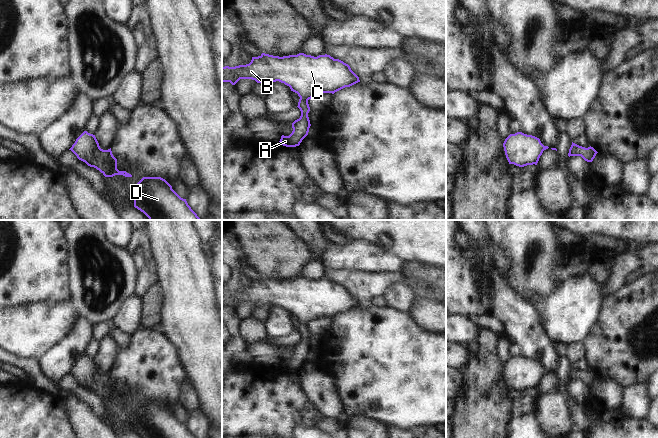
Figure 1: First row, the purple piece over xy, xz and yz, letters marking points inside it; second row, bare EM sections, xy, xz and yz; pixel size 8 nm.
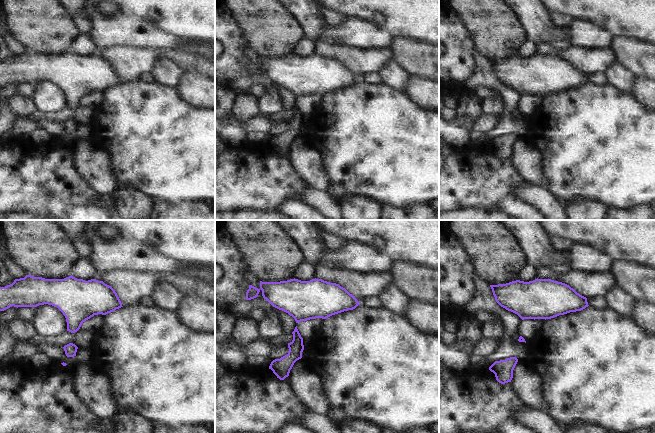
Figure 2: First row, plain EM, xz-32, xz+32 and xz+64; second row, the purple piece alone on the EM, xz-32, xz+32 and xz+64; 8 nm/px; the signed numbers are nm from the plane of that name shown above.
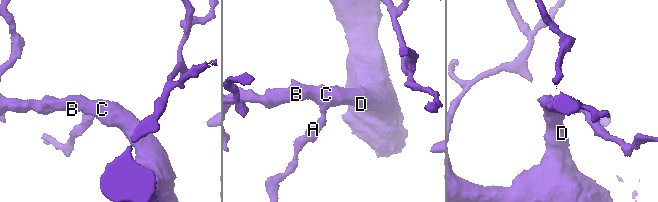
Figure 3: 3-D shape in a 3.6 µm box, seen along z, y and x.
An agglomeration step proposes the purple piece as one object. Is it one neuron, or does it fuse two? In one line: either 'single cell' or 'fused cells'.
single cell

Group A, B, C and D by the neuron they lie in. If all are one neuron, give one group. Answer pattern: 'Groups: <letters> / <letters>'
Groups: A B C D

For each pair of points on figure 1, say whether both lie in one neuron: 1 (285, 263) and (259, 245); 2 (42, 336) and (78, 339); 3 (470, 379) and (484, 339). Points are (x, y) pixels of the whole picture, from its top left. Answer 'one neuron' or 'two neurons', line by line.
1: one neuron
2: two neurons
3: one neuron

